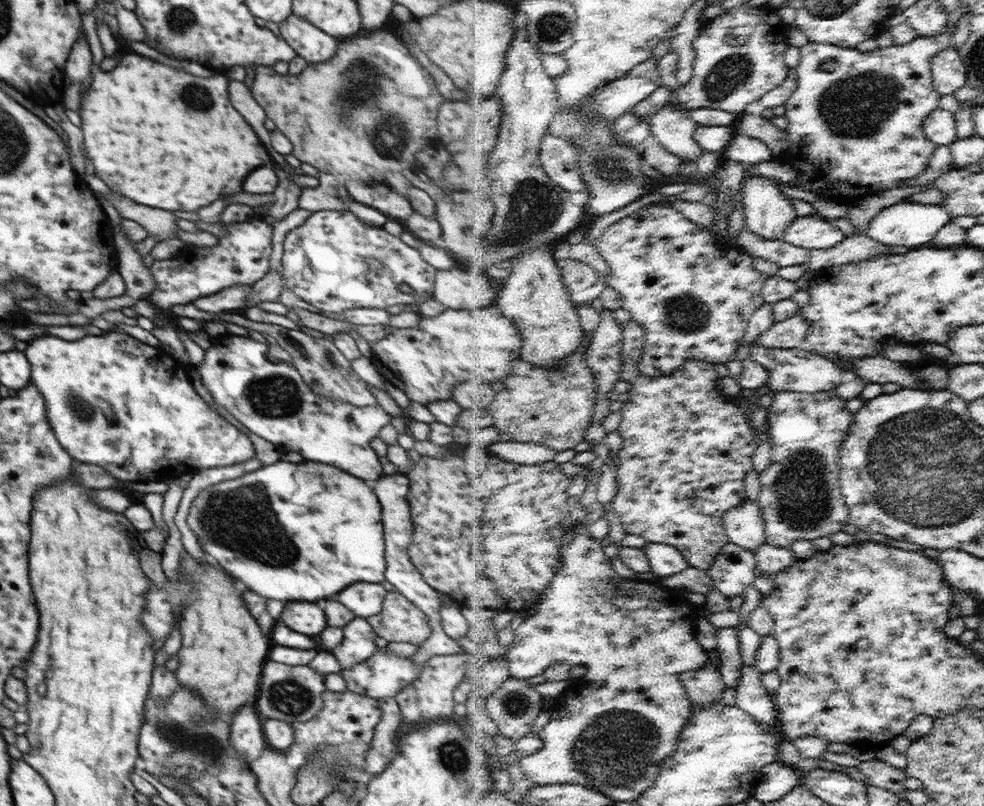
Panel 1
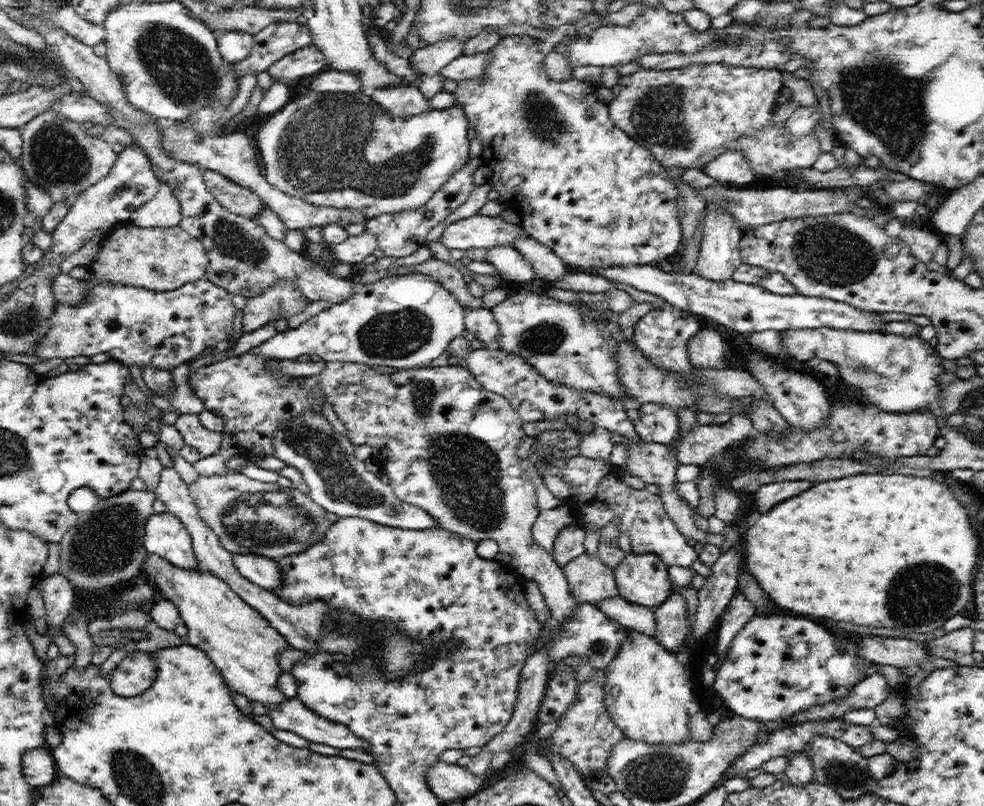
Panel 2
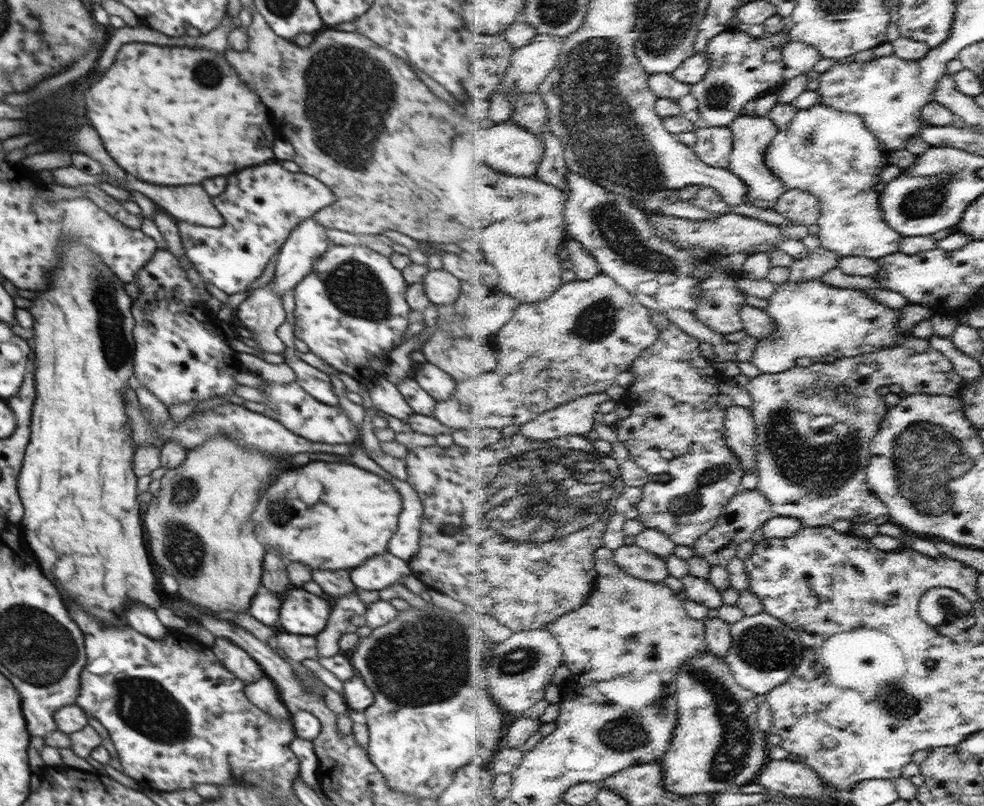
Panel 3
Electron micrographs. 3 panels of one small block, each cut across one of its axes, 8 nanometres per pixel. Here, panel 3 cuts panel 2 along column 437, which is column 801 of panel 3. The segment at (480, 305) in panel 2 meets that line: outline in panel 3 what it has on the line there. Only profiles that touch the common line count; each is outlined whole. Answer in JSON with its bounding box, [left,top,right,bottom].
[790,246,842,283]

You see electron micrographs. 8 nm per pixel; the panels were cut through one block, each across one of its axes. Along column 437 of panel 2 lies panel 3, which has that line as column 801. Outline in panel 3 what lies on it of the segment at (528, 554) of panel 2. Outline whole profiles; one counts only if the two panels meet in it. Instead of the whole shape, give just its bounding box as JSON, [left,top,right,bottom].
[747,336,964,526]

